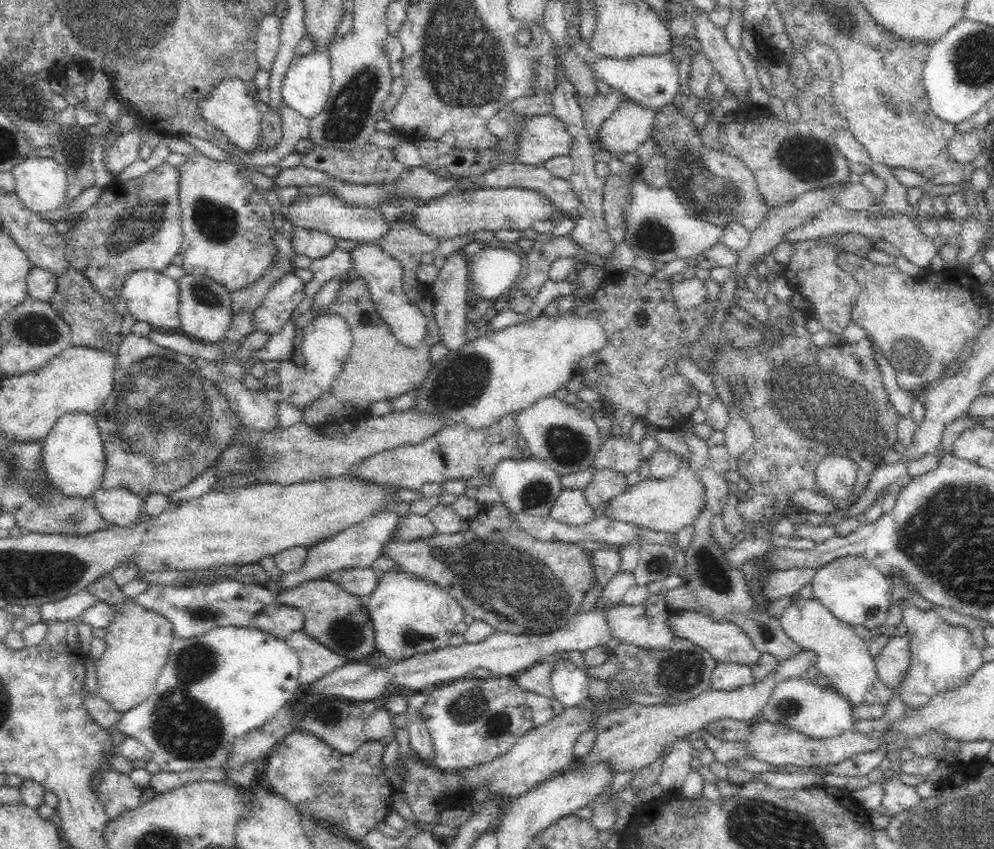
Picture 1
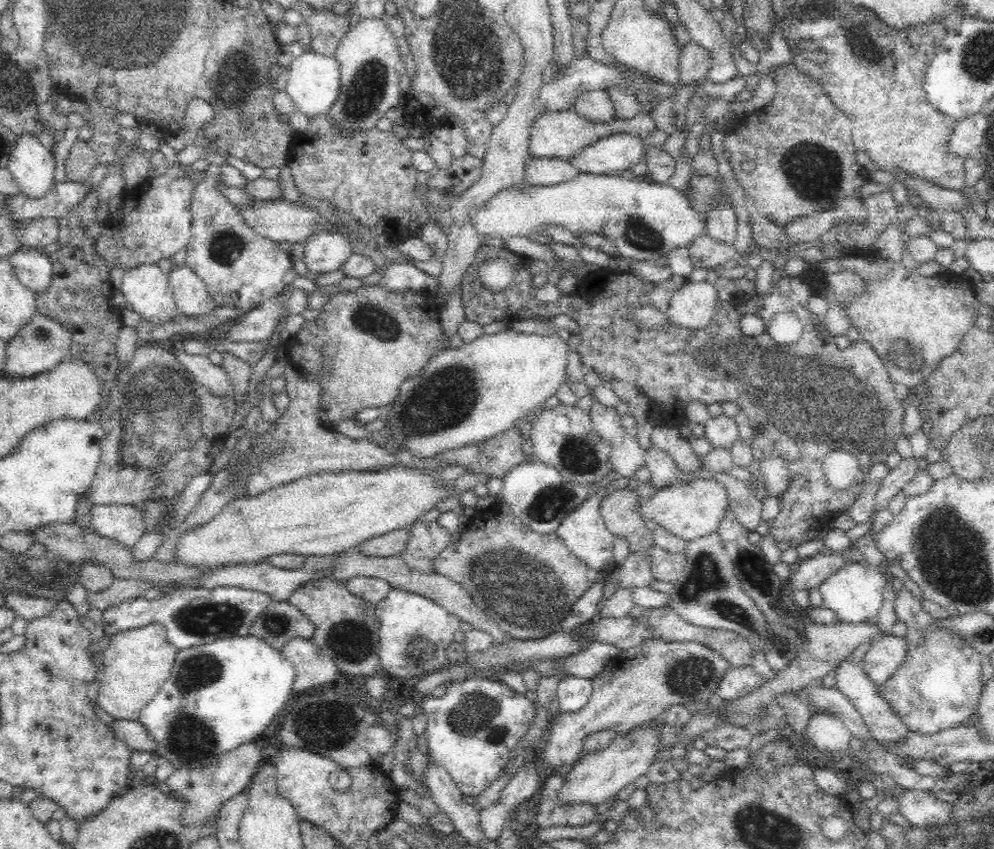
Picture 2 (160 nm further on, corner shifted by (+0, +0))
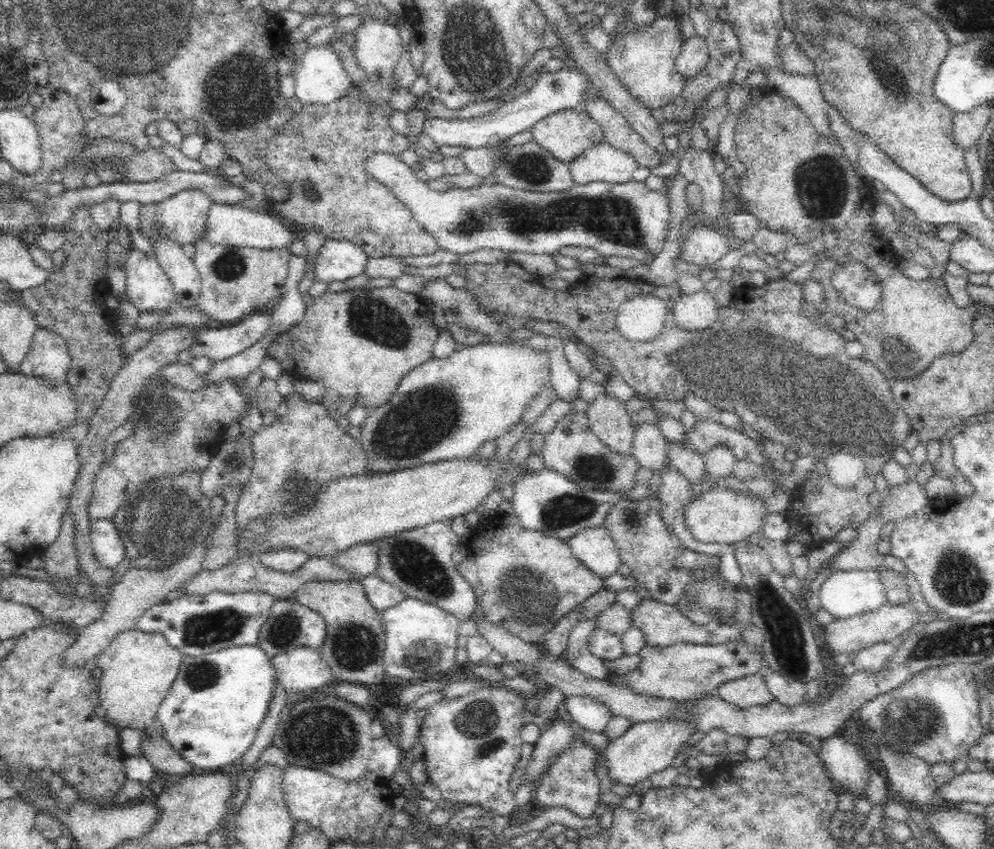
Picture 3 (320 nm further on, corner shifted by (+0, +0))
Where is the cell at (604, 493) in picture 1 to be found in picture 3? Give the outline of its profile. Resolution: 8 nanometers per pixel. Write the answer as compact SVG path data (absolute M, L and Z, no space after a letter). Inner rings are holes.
M655 497L623 499L606 513L603 524L610 531L620 551L621 563L630 568L630 575L634 579L646 583L650 598L677 606L678 601L685 601L683 588L694 576L694 570L684 571L674 567L674 560L686 547L676 535L666 530L659 512L660 502Z

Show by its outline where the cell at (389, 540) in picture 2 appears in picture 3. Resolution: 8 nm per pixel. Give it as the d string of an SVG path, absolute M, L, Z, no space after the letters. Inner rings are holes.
M376 543L355 544L338 557L332 557L349 572L355 572L356 580L377 575L380 565L380 547Z

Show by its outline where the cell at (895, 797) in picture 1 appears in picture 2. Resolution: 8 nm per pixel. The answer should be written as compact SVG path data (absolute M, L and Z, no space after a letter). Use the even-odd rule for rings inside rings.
M904 788L895 801L898 802L898 812L911 825L929 827L949 819L951 804L938 799L932 792Z

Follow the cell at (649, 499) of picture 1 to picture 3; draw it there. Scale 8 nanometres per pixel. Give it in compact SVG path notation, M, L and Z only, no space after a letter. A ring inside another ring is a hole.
M719 486L691 498L688 504L684 504L682 510L684 510L684 524L698 542L717 542L728 545L746 540L753 532L762 532L764 518L768 514L760 499Z

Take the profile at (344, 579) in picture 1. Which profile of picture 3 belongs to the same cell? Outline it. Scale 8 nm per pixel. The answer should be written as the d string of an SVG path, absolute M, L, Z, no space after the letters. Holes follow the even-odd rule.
M371 575L358 580L364 589L368 602L378 611L385 611L395 604L398 604L406 596L400 588L379 578L378 575Z

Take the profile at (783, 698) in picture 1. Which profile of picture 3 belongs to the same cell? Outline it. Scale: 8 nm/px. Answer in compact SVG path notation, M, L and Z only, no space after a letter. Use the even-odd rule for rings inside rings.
M838 731L819 739L818 756L830 780L834 779L844 793L852 794L854 798L866 797L869 763L852 742L845 740Z

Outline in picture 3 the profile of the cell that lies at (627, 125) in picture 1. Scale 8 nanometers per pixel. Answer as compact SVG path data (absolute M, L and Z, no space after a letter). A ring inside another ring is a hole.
M604 140L569 163L574 184L590 181L622 184L632 181L632 174L636 168L637 162L632 153L614 148L613 144Z

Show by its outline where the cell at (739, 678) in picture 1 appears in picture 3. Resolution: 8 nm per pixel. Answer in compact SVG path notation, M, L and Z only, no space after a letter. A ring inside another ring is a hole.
M759 673L741 676L737 679L722 683L716 694L720 698L727 700L737 708L752 708L752 706L762 706L773 701L772 693L766 681Z

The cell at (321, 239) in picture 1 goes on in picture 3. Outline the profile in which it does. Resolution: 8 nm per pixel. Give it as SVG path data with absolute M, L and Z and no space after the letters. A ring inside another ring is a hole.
M338 238L324 239L314 258L315 278L329 282L346 282L363 274L368 256L358 245Z

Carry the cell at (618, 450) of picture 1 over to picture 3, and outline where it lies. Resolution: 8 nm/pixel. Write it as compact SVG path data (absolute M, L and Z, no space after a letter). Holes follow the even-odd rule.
M598 394L587 407L587 420L592 433L614 454L628 457L632 453L635 428L631 425L631 416L627 413L624 402L611 396Z

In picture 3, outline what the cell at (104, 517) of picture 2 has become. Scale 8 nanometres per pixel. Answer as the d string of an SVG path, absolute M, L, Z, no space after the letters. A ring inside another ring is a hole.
M114 517L97 518L91 521L90 543L103 568L116 570L119 563L129 555L128 543L122 537Z

